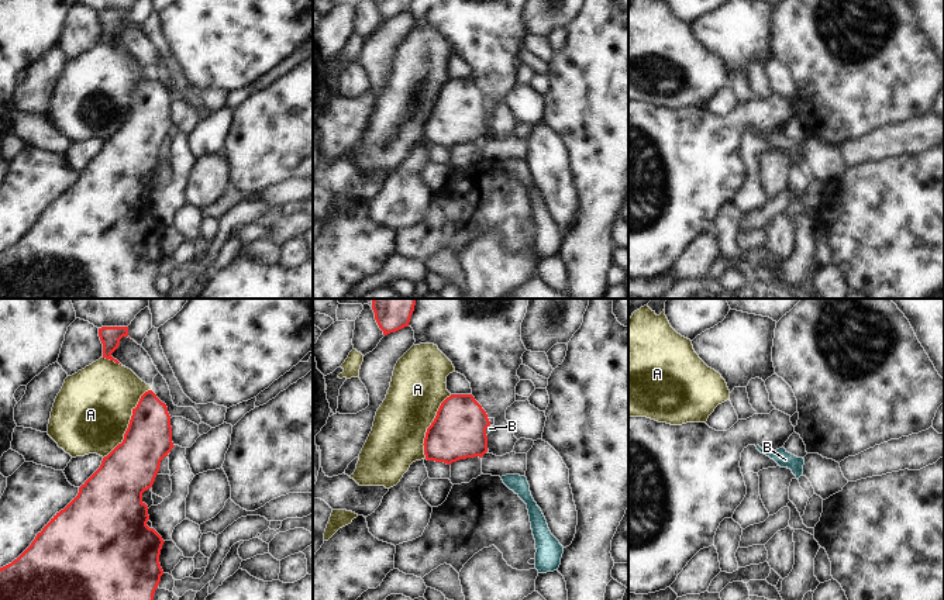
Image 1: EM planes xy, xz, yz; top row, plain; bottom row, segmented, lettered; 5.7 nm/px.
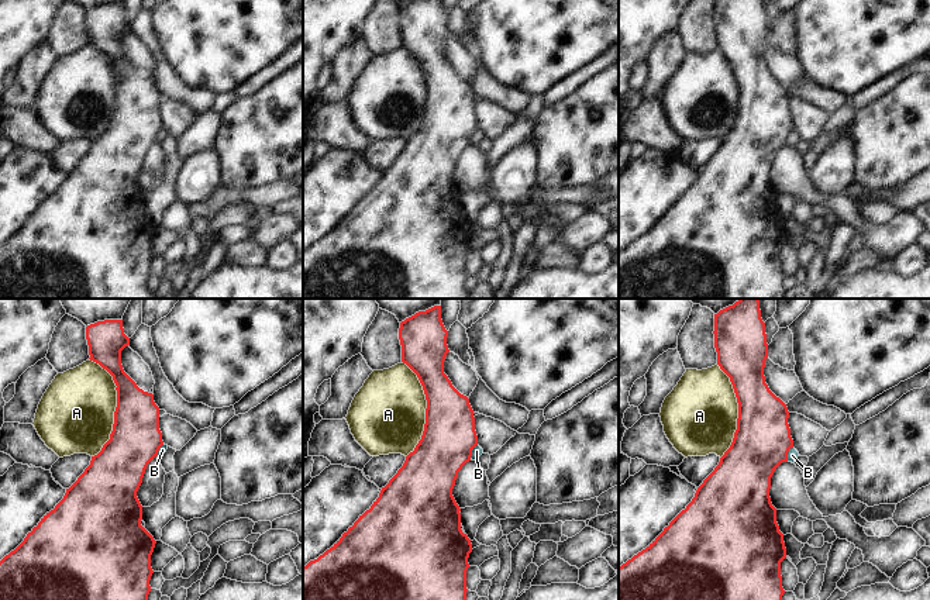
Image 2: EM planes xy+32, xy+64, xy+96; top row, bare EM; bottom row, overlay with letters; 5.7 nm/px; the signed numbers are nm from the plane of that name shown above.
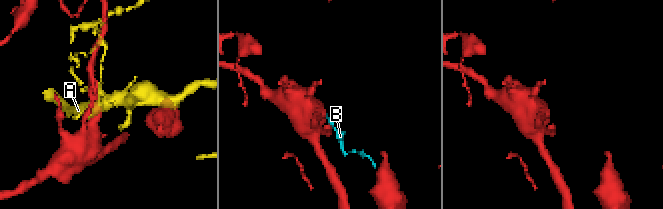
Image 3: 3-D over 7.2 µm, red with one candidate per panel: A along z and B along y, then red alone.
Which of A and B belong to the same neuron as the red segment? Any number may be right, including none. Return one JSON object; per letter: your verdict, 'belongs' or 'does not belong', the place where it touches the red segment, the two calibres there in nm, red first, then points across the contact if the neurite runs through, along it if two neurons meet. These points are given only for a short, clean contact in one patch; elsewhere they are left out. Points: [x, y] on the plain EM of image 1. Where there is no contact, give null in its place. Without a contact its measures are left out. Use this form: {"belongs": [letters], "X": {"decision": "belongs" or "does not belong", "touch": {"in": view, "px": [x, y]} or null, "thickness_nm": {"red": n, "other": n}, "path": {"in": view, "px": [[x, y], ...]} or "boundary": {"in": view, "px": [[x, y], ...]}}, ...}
{"belongs": [], "A": {"decision": "does not belong", "touch": {"in": "xy", "px": [130, 107]}, "thickness_nm": {"red": 300, "other": 440}}, "B": {"decision": "does not belong", "touch": {"in": "xz", "px": [485, 114]}, "thickness_nm": {"red": 320, "other": 40}, "boundary": {"in": "xz", "px": [[489, 109], [486, 120]]}}}

